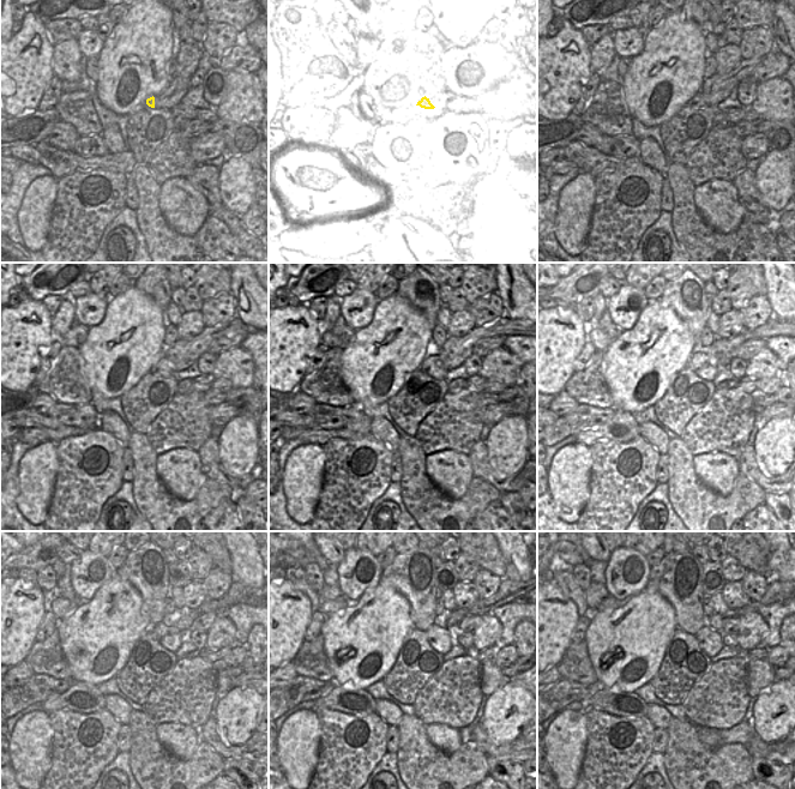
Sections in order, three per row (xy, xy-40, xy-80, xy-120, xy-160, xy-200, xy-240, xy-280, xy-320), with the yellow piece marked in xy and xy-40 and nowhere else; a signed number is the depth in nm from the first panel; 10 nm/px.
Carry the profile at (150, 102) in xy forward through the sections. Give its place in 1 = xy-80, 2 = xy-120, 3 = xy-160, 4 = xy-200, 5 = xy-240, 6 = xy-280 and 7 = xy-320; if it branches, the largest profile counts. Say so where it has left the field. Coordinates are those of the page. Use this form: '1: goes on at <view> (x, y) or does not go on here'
1: goes on at xy-80 (696, 102)
2: goes on at xy-120 (162, 368)
3: goes on at xy-160 (433, 366)
4: goes on at xy-200 (705, 366)
5: goes on at xy-240 (170, 638)
6: goes on at xy-280 (441, 639)
7: goes on at xy-320 (710, 640)

